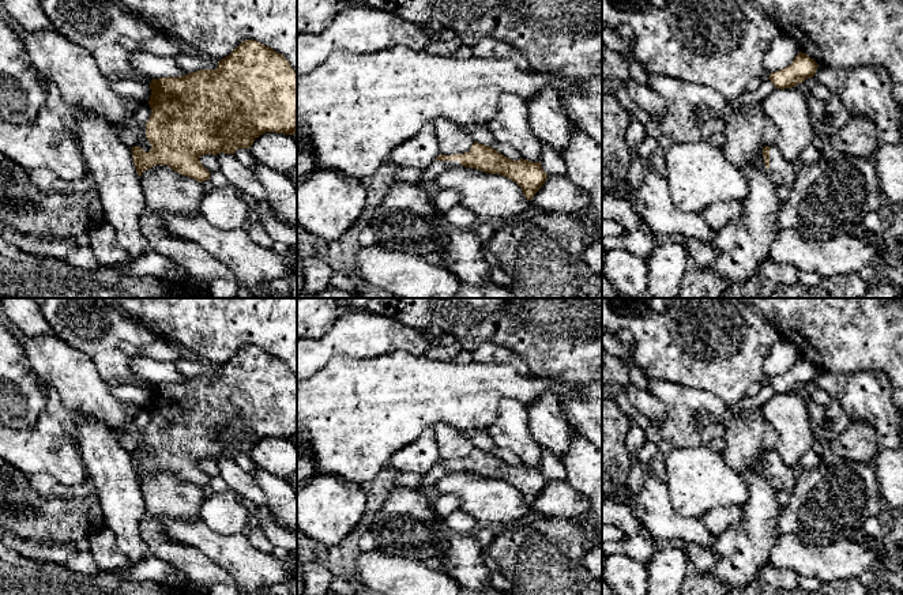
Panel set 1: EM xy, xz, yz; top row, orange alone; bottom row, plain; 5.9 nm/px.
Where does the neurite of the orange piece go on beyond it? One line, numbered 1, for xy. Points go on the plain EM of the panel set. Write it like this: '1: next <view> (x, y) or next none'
1: next none

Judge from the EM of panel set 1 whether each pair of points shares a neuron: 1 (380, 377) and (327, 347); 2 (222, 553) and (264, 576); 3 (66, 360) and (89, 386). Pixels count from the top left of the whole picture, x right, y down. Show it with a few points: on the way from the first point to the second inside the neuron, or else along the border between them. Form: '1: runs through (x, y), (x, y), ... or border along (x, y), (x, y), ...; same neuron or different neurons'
1: border along (373, 356), (368, 358), (334, 356), (313, 373); different neurons
2: runs through (233, 553), (254, 571); same neuron
3: runs through (70, 366), (82, 379); same neuron

